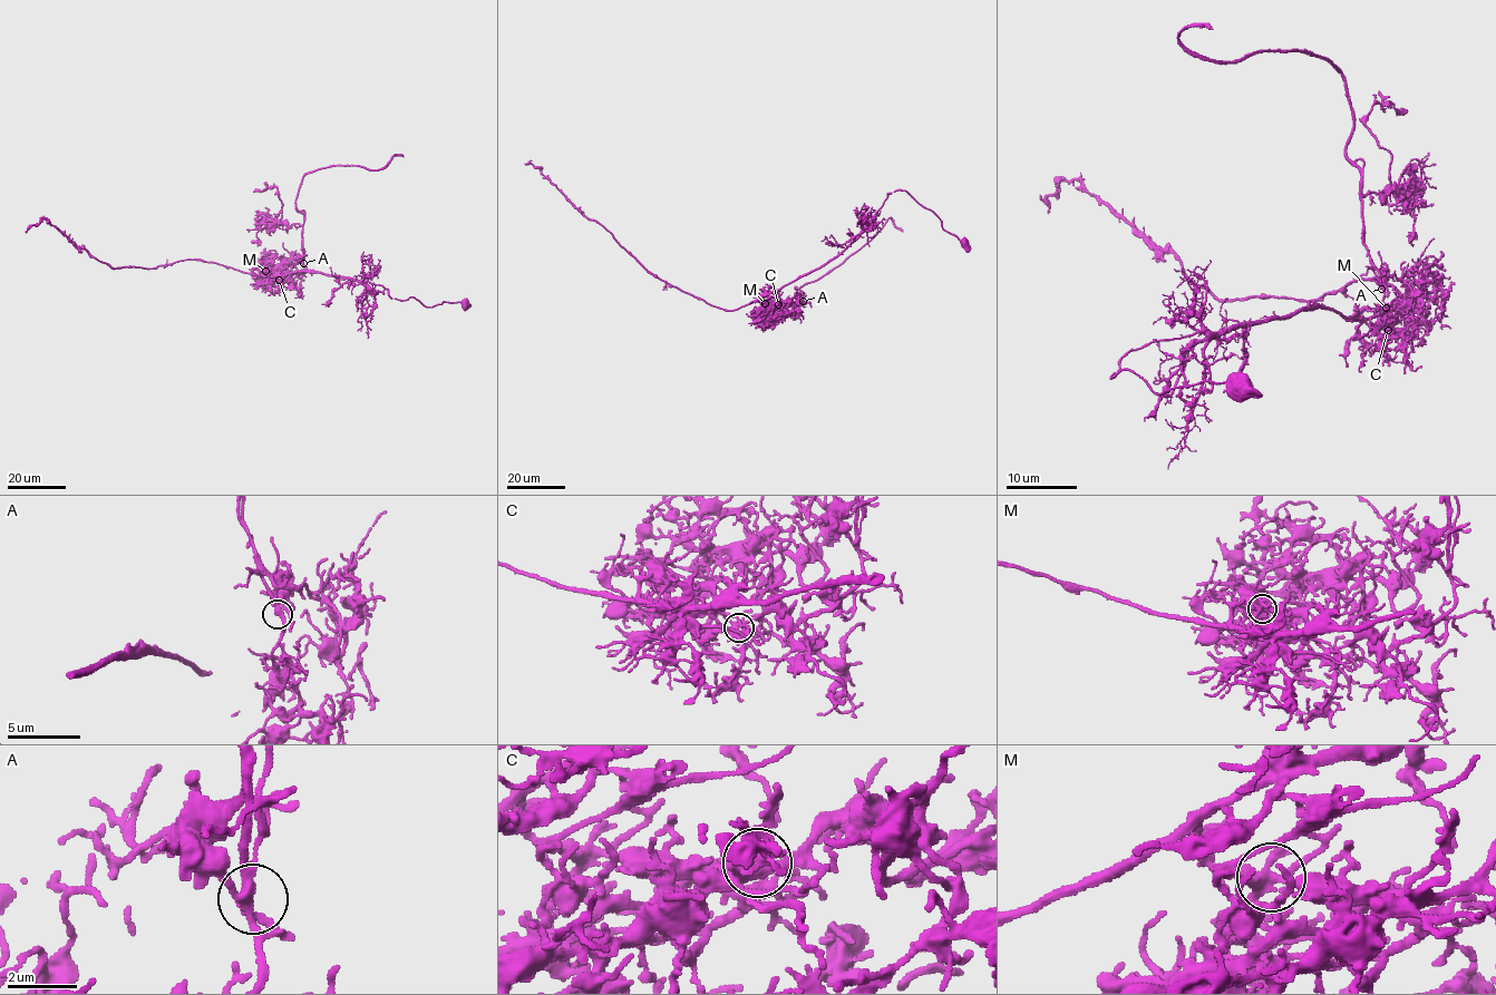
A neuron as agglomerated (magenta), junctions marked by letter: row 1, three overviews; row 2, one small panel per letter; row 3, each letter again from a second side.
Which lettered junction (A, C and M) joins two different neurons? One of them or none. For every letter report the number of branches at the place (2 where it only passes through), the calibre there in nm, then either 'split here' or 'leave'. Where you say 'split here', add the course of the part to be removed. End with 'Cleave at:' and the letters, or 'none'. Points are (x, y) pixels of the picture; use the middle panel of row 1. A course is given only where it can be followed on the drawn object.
A: branches 5; calibre 260 nm; leave
C: branches 5; calibre 340 nm; leave
M: branches 5; calibre 280 nm; split here; course (764, 303), (758, 299), (734, 310), (725, 310), (653, 276), (611, 233), (588, 218), (541, 168), (525, 164)
Cleave at: M

